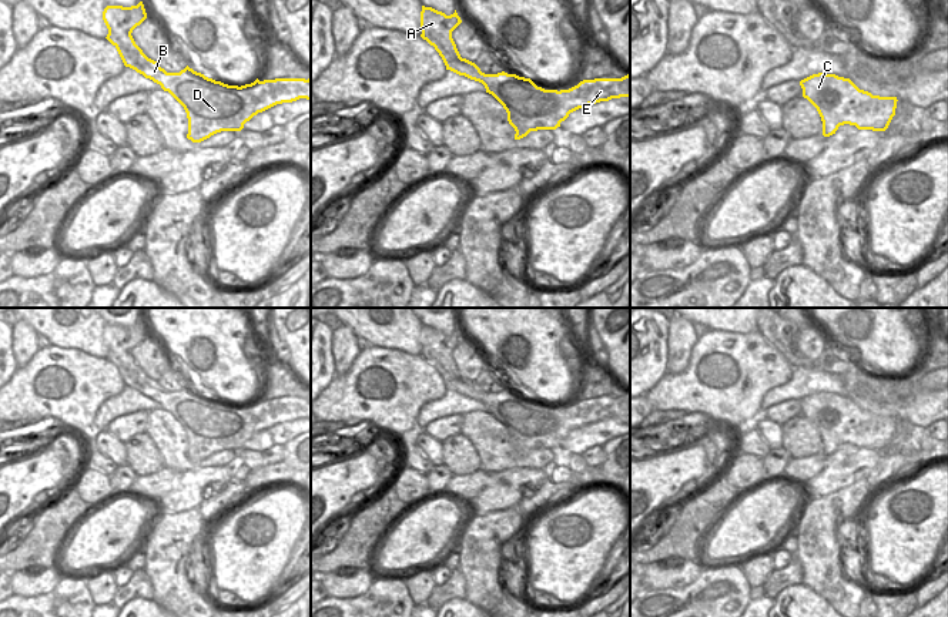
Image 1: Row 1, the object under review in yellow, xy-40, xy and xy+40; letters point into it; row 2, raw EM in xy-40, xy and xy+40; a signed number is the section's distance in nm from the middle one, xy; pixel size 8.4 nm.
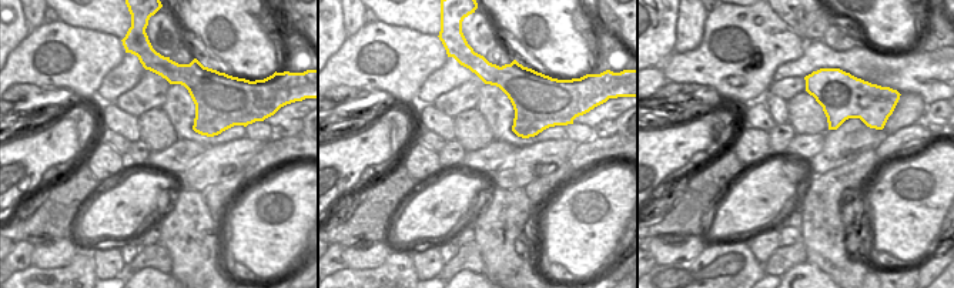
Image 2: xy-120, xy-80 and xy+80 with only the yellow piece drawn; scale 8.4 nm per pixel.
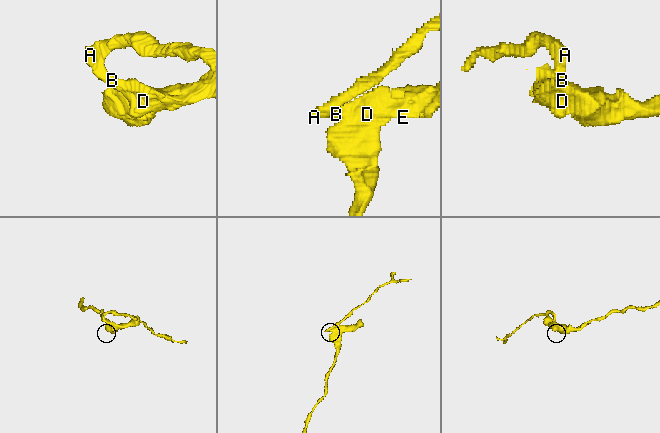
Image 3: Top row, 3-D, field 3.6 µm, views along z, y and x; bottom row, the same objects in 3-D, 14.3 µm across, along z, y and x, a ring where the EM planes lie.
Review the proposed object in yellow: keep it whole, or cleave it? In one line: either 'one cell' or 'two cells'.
two cells

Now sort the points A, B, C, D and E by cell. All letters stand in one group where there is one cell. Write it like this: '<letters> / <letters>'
A B D E / C

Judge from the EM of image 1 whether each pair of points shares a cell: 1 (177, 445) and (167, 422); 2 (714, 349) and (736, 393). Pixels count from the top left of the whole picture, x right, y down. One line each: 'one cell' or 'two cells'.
1: one cell
2: one cell

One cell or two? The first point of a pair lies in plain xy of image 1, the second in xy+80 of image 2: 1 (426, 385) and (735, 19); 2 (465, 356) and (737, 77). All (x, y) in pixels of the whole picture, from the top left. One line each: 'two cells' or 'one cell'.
1: one cell
2: one cell

